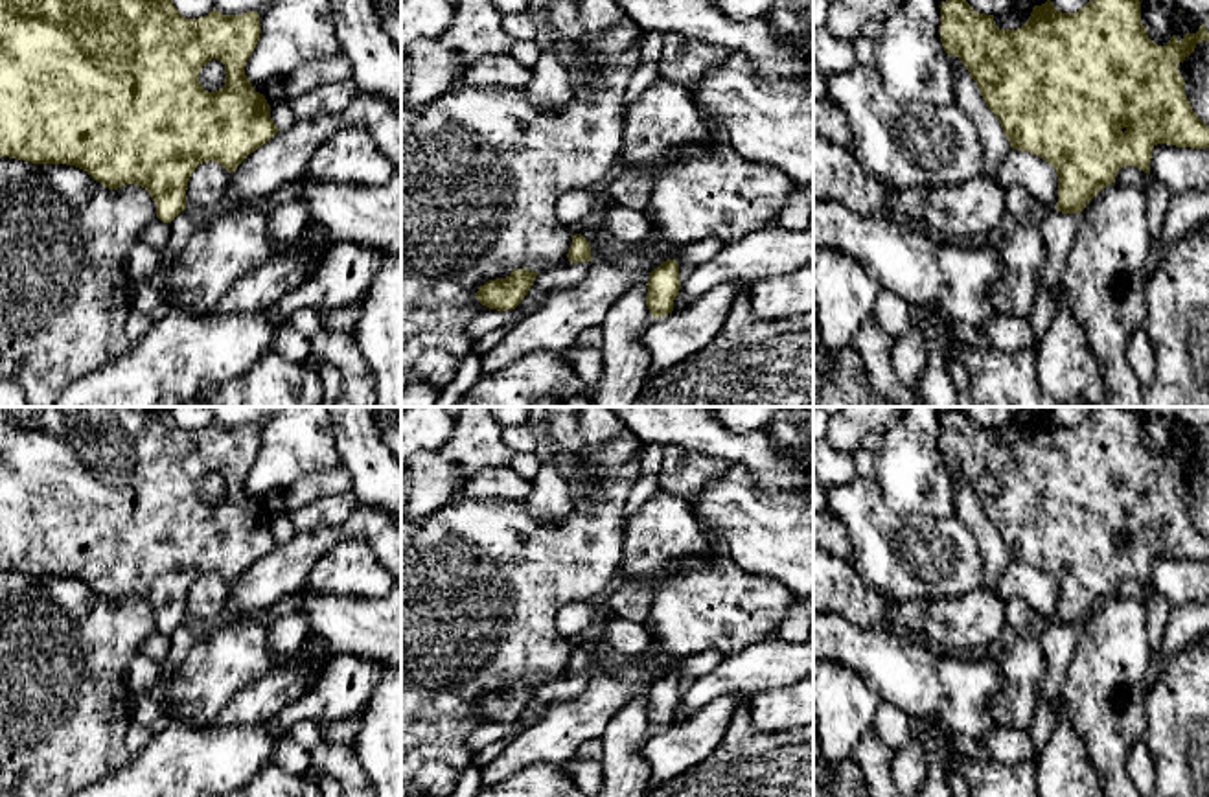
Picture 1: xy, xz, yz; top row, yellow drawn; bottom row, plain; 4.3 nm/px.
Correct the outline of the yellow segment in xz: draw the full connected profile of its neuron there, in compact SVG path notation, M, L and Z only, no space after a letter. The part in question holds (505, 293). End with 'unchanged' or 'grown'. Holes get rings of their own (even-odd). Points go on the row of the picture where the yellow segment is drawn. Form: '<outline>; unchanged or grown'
M513 269L510 276L480 285L475 296L489 309L515 309L534 285L537 274L539 272L528 269Z; unchanged

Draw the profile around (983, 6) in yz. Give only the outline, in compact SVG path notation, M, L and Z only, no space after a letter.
M966 0L975 11L997 15L1014 7L1019 0Z

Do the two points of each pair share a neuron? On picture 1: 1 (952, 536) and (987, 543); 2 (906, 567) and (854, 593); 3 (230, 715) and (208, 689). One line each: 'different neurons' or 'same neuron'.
1: different neurons
2: different neurons
3: different neurons

